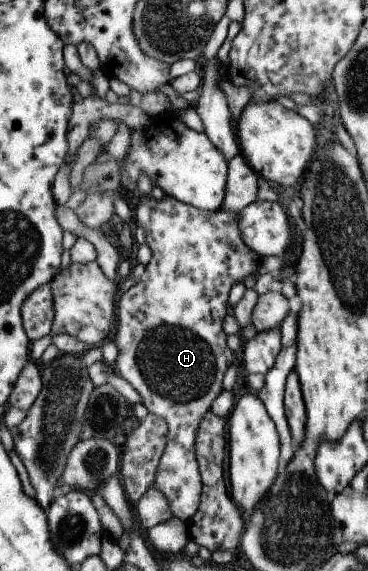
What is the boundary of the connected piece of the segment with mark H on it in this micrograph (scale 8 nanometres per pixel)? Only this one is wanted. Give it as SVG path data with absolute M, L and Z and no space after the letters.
M164 194L159 202L151 196L144 196L134 205L132 223L132 228L143 228L144 241L151 257L136 285L117 295L113 319L116 327L112 329L109 340L114 343L118 353L110 367L138 393L141 404L149 413L164 419L167 443L153 474L153 487L168 501L172 516L188 523L196 512L201 491L194 450L196 429L212 401L221 393L224 373L232 362L233 353L228 350L222 331L228 293L233 285L242 283L245 277L257 275L260 255L250 251L240 239L238 213L222 207L200 210L180 203L170 195Z

